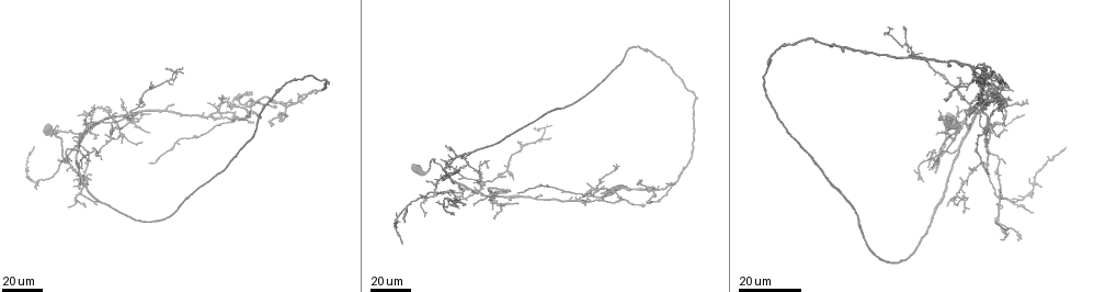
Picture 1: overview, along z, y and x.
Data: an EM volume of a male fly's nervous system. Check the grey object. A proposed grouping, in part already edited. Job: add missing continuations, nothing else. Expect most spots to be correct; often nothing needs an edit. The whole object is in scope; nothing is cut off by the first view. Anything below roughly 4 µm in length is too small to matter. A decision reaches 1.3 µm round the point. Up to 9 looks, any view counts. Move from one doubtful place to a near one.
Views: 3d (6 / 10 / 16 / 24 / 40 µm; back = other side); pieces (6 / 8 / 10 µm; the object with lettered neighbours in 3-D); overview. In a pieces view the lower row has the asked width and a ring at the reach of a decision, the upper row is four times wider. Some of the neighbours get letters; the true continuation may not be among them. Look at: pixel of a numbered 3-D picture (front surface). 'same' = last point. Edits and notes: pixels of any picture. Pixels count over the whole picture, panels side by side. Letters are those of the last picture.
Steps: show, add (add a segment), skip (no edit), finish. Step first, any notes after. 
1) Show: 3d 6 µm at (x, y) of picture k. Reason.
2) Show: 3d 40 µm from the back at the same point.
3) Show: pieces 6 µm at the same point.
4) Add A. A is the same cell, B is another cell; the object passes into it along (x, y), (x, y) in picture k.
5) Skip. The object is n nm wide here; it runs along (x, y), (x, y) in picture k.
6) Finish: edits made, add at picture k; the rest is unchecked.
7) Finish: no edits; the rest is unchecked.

Show: 3d 40 µm at (585, 182) of picture 1. Branch stops here.

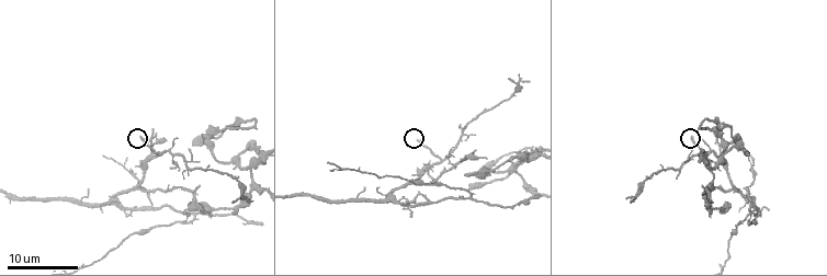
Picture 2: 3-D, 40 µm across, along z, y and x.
Show: pieces 6 µm at (416, 139) of picture 2.

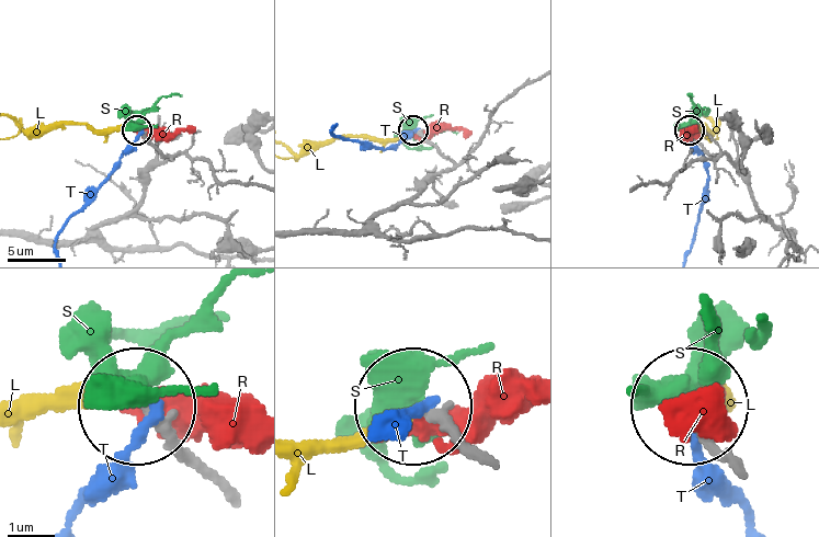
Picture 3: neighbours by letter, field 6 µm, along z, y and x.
Skip. L, R, S and T are other cells; it runs along (207, 472), (140, 413) in picture 3; none of them fits.

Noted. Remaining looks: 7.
Show: 3d 24 µm at (749, 225) of picture 2. An open end.

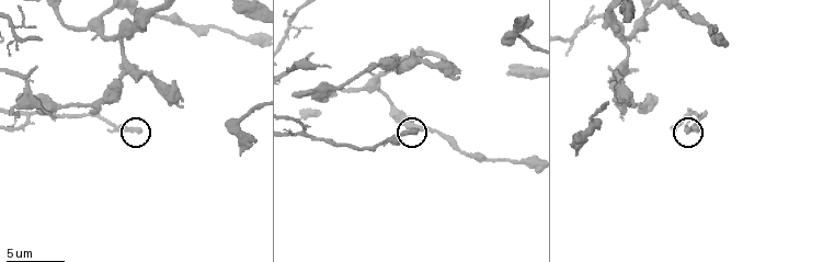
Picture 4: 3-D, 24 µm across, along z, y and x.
Show: pieces 10 µm at (141, 129) of picture 4. What lies round it.

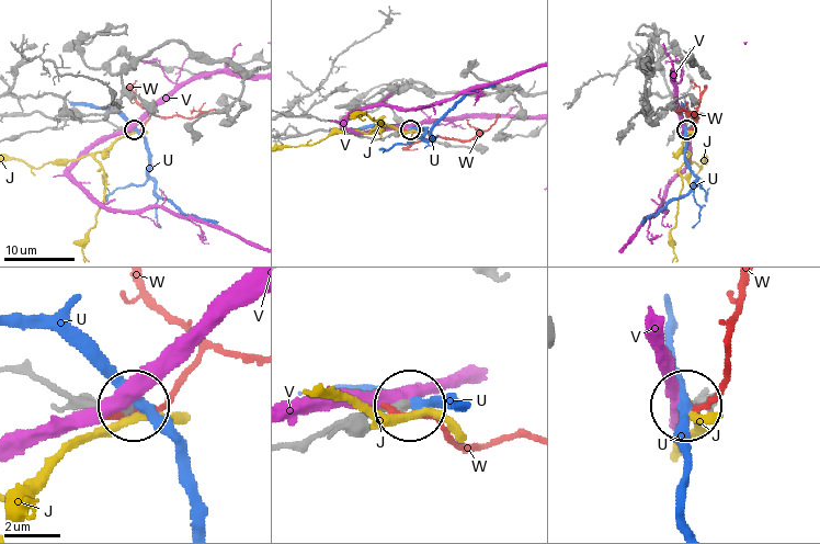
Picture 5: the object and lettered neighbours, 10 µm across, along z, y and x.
Skip. J, U, V and W are other cells; it runs along (14, 367), (100, 403), (133, 403) in picture 5; none of them fits.

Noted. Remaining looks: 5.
Show: 3d 24 µm at (991, 82) of picture 1. Free end.

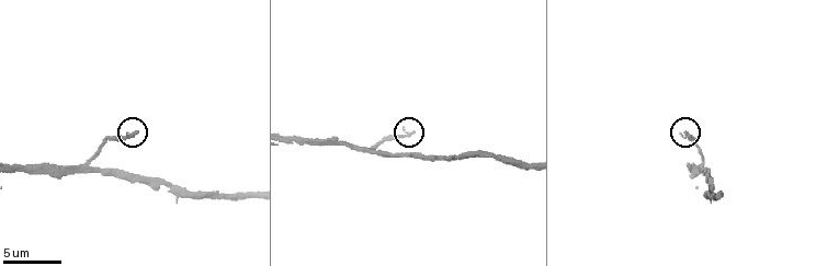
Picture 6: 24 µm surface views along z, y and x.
Show: pieces 6 µm at (414, 131) of picture 6.

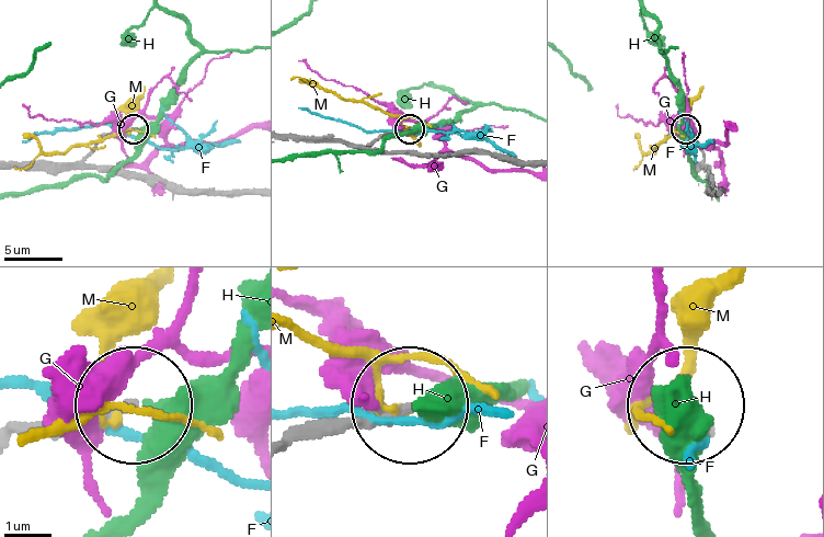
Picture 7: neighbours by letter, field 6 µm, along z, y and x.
Skip. F, G, H and M are other cells; no lettered segment goes on from it.

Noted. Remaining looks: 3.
Show: 3d 24 µm at (984, 140) of picture 1. An open end.

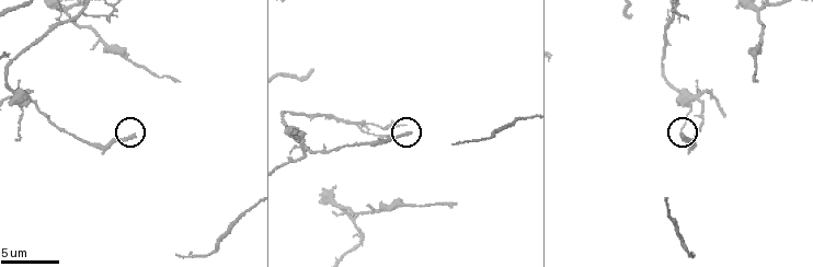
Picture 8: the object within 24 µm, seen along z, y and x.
Show: pieces 10 µm at (131, 135) of picture 8. What lies round it.

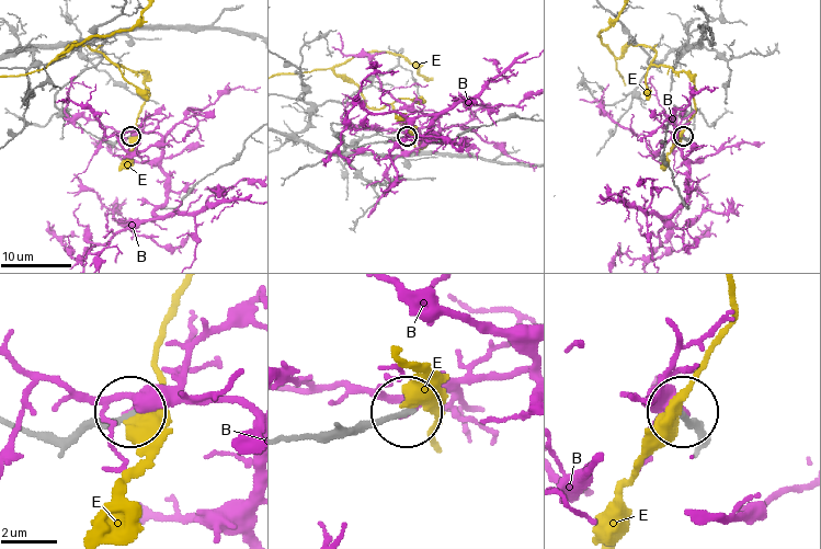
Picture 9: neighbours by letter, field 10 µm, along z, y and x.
Skip. B and E are other cells; it runs along (287, 439), (322, 439), (372, 419), (406, 414) in picture 9; none of them fits.

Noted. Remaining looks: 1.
Finish: no edits; the rest is unchecked.

